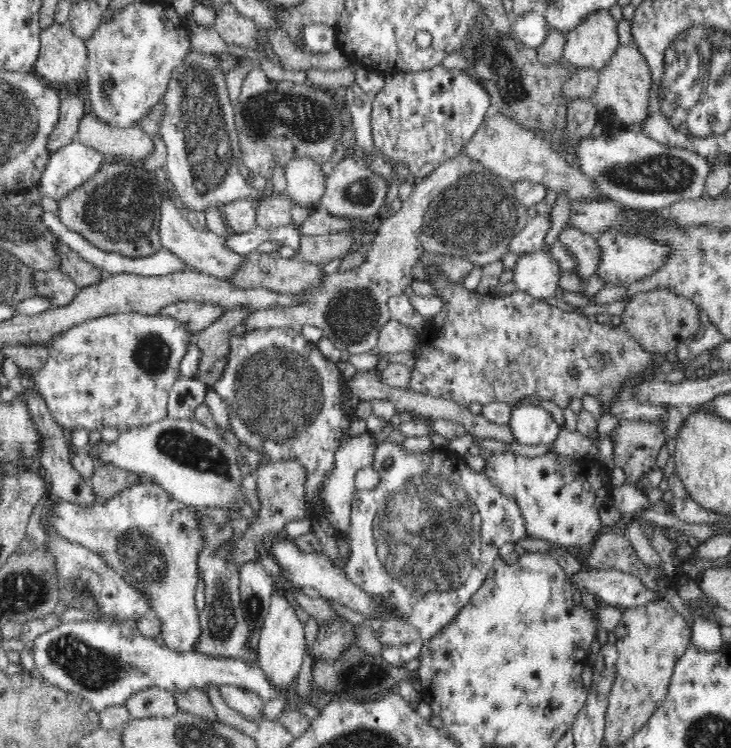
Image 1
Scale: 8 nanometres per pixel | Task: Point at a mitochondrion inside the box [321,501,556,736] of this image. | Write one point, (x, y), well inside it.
(365, 676)

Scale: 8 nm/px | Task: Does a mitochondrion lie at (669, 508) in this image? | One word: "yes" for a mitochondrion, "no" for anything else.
no

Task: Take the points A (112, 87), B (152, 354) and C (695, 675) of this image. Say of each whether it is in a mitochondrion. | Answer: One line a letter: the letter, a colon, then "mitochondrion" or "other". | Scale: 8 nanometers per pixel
A: mitochondrion
B: mitochondrion
C: other

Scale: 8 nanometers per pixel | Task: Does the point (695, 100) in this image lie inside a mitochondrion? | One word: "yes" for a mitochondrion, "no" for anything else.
yes

